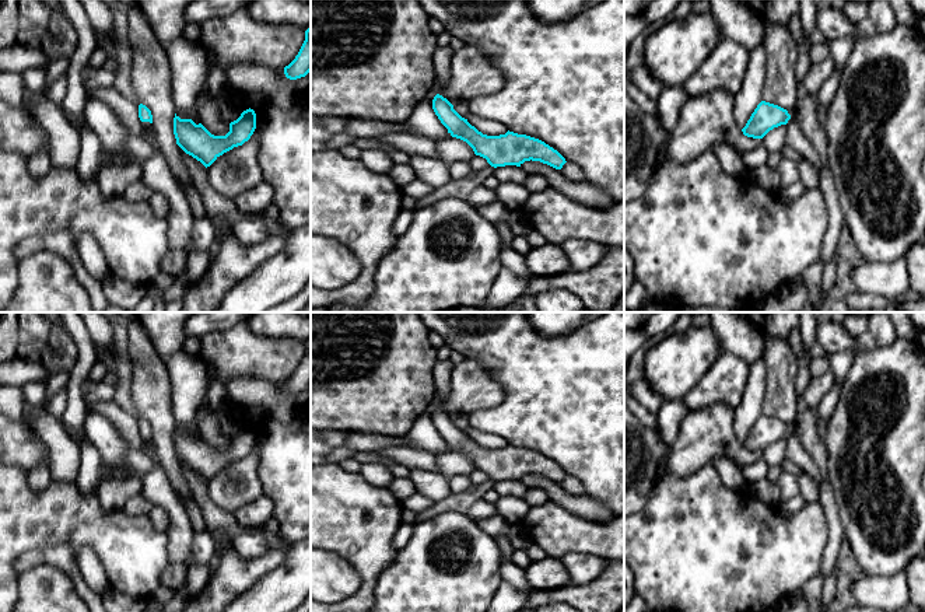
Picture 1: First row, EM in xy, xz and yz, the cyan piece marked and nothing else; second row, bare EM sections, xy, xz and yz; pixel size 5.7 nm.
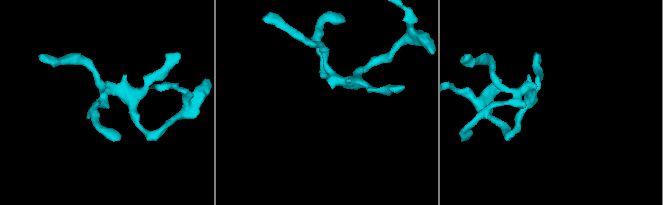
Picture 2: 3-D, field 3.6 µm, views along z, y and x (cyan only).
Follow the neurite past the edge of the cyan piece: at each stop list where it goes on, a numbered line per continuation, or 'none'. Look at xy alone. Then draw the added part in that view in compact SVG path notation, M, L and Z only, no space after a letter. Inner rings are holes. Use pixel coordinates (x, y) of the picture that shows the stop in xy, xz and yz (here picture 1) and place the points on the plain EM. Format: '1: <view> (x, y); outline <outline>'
1: xy (147, 448); outline M141 436L143 440L143 447L141 447L141 452L150 458L153 458L155 461L155 447L153 443L153 437L150 436Z

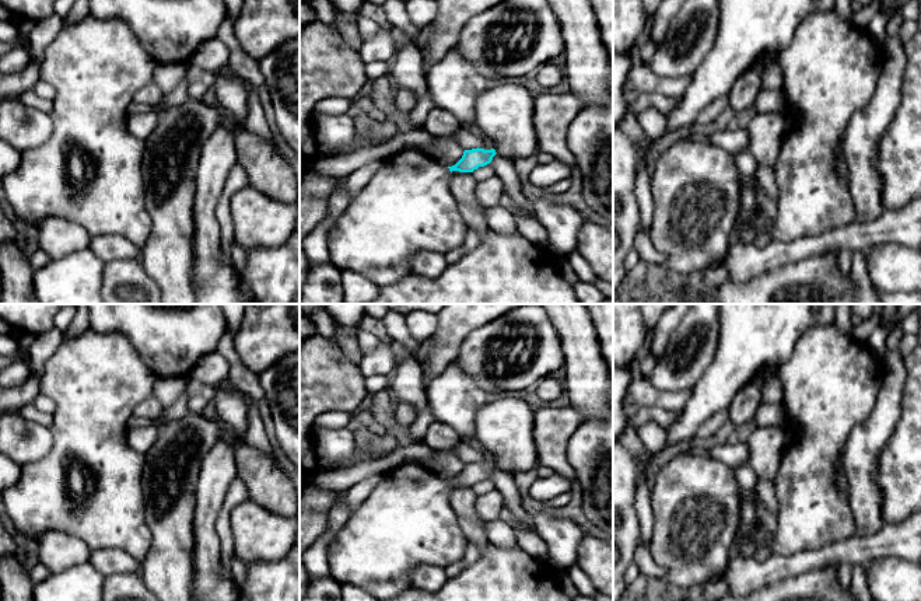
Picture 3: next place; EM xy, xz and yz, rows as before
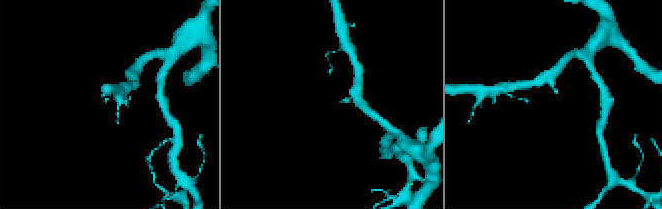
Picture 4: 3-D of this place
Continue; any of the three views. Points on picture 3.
1: xz (406, 521); outline M406 462L382 474L361 506L328 548L330 577L354 584L378 600L412 588L409 574L419 566L447 567L462 560L467 539L451 506L451 485L428 468Z

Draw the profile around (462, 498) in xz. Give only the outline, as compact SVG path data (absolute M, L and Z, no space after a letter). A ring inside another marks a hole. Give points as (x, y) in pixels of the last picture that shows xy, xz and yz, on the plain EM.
M451 486L451 506L458 517L473 520L486 527L476 513L476 495L472 486Z

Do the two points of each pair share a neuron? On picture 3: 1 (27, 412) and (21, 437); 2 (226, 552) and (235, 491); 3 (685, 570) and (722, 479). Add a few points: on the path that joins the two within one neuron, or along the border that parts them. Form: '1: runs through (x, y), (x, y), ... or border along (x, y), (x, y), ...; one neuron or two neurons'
1: border along (17, 412), (48, 427); two neurons
2: runs through (226, 537), (224, 513), (227, 506); one neuron
3: runs through (708, 554), (728, 526), (728, 505); one neuron

